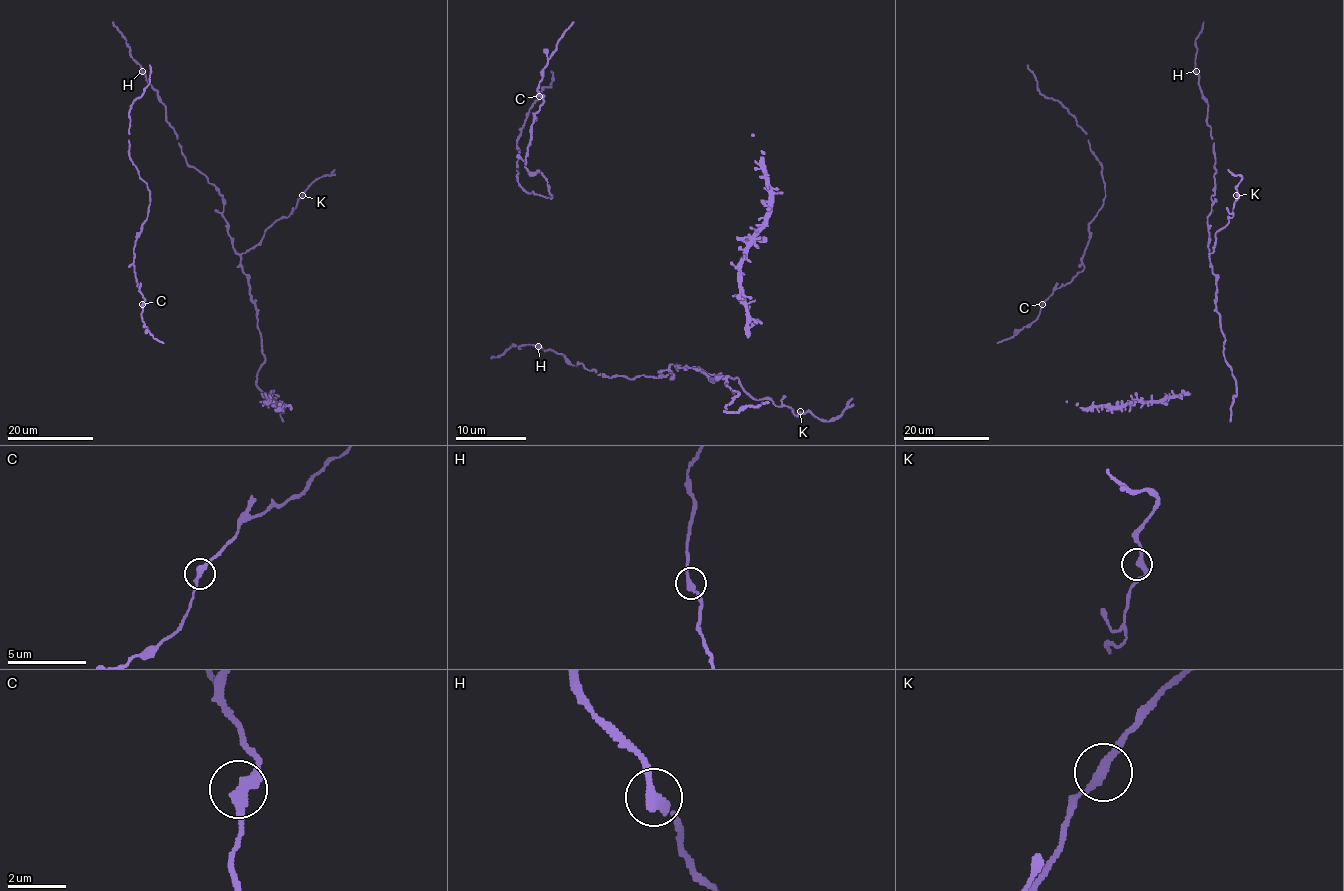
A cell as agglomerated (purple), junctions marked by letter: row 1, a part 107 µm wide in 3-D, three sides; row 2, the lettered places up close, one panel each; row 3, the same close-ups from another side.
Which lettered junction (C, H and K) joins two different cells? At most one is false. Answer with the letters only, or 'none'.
none

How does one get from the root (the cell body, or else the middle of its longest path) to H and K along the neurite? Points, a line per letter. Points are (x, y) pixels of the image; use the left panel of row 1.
H: (207, 177), (187, 163), (176, 134), (167, 121), (165, 105), (142, 71)
K: (207, 177), (223, 196), (223, 217), (232, 248), (239, 253), (253, 248), (274, 222), (286, 218), (302, 195)

